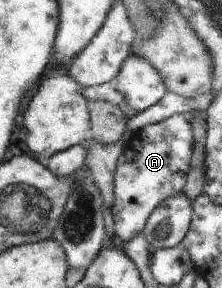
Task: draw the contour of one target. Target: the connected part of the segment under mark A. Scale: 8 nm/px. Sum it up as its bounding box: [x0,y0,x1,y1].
[111,114,193,242]

